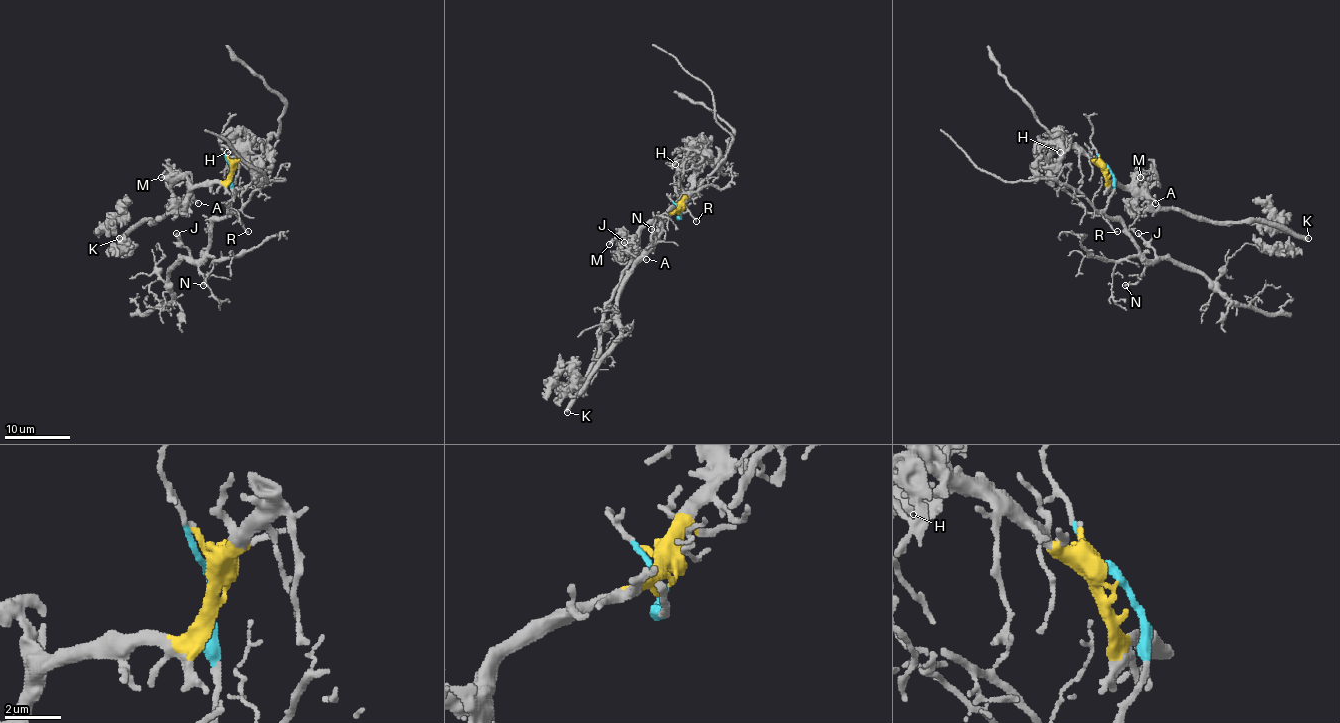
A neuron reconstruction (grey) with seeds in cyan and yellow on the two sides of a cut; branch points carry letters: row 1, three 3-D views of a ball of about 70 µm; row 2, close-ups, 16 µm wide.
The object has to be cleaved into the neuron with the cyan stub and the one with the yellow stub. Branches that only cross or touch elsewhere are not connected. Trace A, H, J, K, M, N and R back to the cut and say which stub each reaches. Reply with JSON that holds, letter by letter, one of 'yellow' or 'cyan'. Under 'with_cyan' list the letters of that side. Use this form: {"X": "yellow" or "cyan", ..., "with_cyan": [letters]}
{"A": "yellow", "H": "yellow", "J": "cyan", "K": "yellow", "M": "yellow", "N": "cyan", "R": "cyan", "with_cyan": ["J", "N", "R"]}

